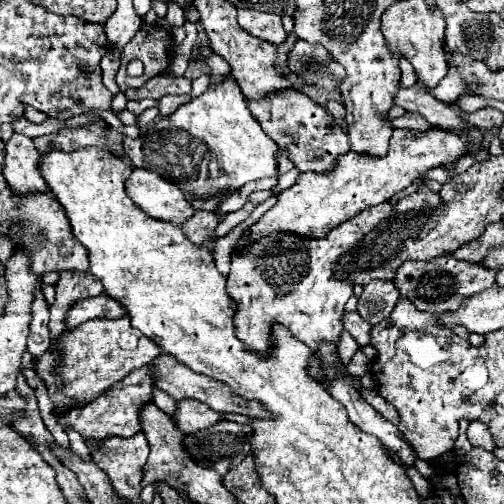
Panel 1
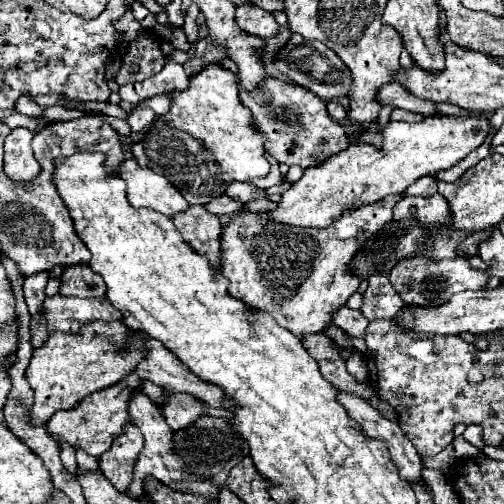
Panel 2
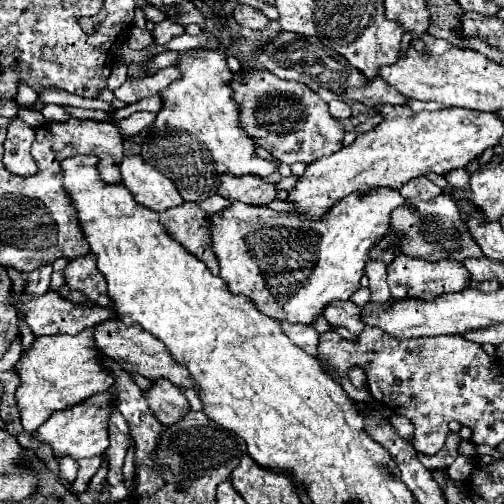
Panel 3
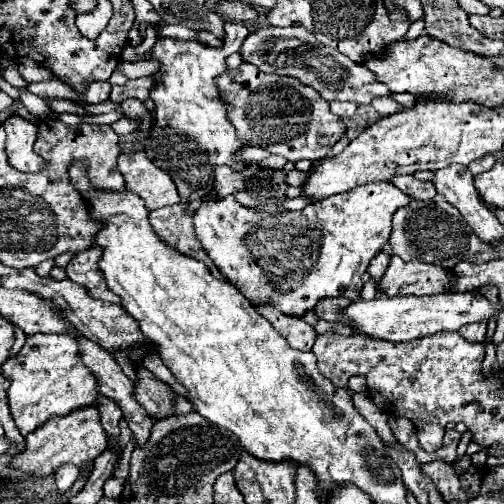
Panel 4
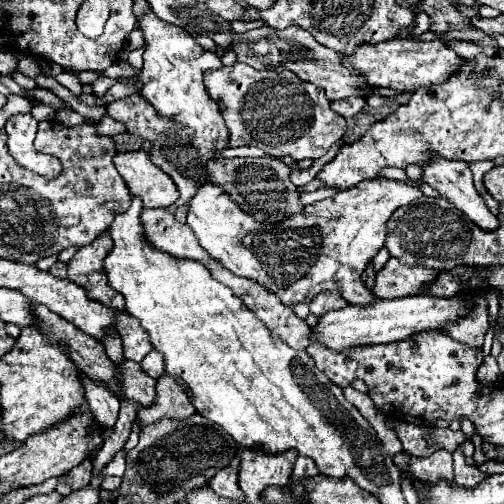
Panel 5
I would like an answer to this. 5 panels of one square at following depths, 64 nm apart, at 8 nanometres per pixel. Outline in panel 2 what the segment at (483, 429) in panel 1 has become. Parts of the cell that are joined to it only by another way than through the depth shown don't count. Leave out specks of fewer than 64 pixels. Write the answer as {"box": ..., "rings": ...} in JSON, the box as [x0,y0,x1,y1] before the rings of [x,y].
{"box":[462,424,484,448],"rings":[[[470,424],[470,426],[466,426],[466,430],[464,430],[464,434],[462,434],[470,444],[474,444],[476,448],[482,448],[484,446],[484,442],[482,442],[482,430],[480,430],[480,426],[474,426],[474,424]]]}

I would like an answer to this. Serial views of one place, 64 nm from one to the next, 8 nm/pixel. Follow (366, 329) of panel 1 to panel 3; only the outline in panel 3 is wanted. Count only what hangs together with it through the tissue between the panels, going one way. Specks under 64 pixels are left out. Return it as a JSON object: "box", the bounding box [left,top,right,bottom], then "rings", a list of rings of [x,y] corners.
{"box":[324,300,364,336],"rings":[[[338,300],[334,304],[328,304],[324,308],[324,318],[330,322],[330,324],[336,324],[336,326],[346,326],[354,336],[358,336],[362,330],[364,330],[364,324],[360,324],[360,316],[356,316],[356,304],[352,300]]]}

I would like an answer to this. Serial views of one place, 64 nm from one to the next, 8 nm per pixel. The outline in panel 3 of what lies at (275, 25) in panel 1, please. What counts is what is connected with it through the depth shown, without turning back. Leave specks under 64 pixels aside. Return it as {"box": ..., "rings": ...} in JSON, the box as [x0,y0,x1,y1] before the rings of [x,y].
{"box":[232,6,268,30],"rings":[[[250,6],[234,8],[234,10],[232,10],[232,18],[234,18],[240,26],[252,28],[252,30],[262,30],[262,28],[266,28],[266,24],[268,24],[268,18],[266,18],[262,12],[258,12],[256,8],[250,8]]]}

